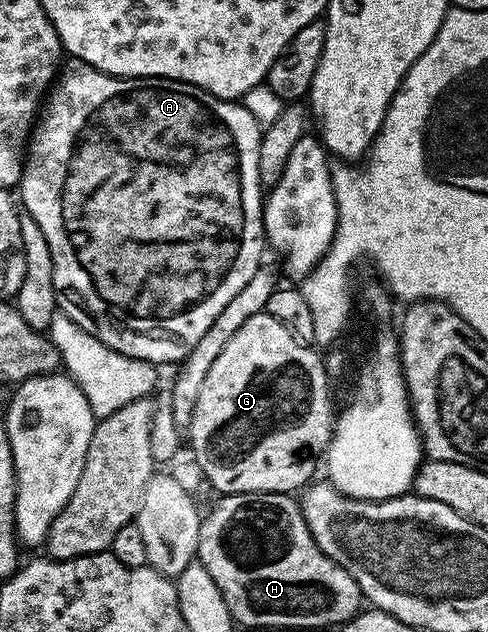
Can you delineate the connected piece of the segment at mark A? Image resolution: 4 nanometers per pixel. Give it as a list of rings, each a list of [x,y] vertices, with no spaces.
[[[68,58],[62,64],[57,78],[45,99],[45,106],[34,124],[25,148],[23,182],[18,194],[23,194],[21,206],[30,213],[33,221],[45,233],[49,241],[49,253],[53,257],[53,289],[55,305],[68,315],[81,329],[85,329],[97,341],[109,345],[122,355],[139,359],[144,365],[159,363],[178,364],[201,341],[209,325],[217,321],[217,313],[249,285],[249,277],[261,270],[259,263],[265,252],[263,233],[263,205],[265,191],[259,181],[259,137],[261,126],[242,102],[218,99],[197,85],[189,85],[176,79],[125,79],[107,75],[90,67],[85,61]]]

